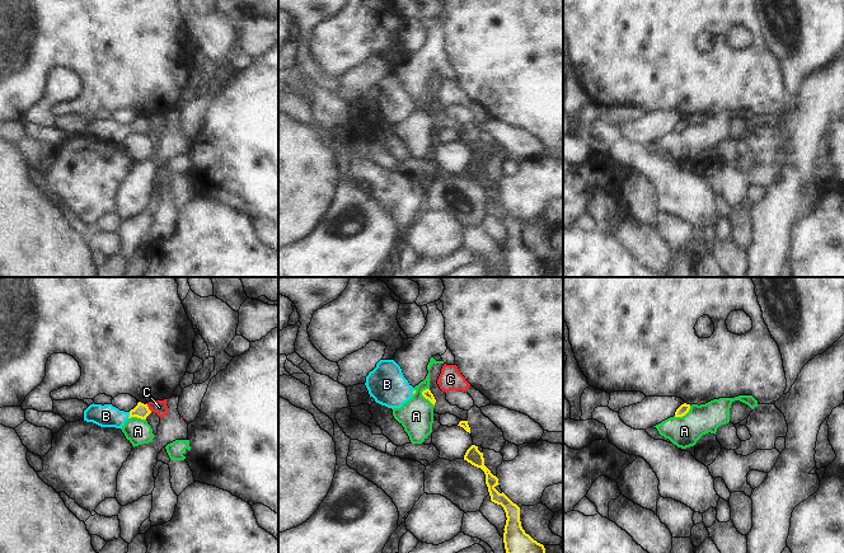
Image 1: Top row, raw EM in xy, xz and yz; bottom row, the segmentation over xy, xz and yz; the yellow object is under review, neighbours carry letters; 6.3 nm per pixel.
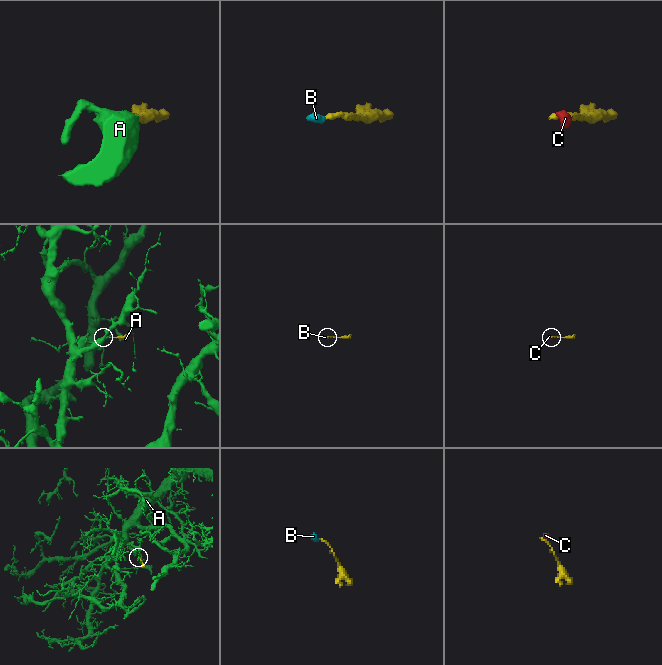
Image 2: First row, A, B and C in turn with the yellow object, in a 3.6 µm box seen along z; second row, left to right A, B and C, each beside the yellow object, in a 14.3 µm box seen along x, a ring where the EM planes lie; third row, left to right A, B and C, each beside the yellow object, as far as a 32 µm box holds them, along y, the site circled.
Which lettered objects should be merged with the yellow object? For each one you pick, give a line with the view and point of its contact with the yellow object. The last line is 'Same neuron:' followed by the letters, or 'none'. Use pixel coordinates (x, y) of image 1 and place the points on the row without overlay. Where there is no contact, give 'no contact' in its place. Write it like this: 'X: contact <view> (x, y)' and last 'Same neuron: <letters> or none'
B: contact xy (130, 130)
Same neuron: B

